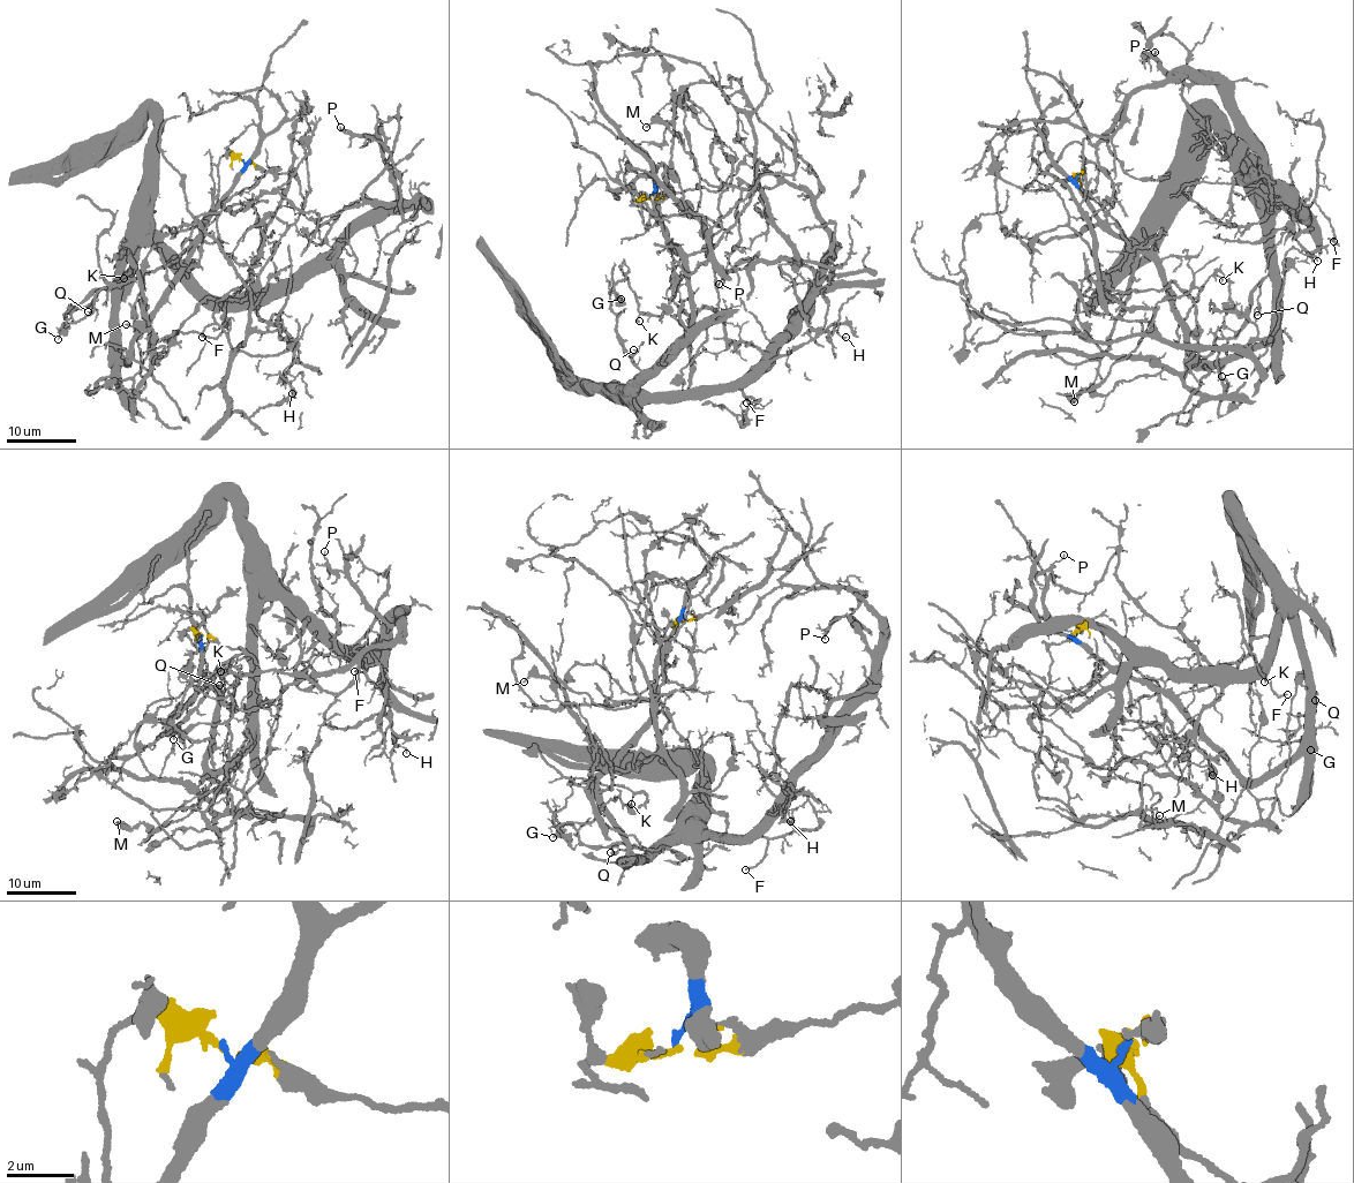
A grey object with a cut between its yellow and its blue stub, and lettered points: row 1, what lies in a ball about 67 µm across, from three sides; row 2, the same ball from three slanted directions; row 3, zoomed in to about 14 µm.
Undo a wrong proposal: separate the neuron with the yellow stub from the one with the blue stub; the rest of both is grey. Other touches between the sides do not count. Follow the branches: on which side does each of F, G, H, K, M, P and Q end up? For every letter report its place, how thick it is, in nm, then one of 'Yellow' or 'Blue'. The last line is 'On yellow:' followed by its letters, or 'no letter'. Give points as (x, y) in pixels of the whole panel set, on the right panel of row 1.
F: Place: (1333, 241). Thickness 180 nm. Blue
G: Place: (1221, 376). Thickness 200 nm. Yellow
H: Place: (1317, 261). Thickness 170 nm. Blue
K: Place: (1223, 280). Thickness 130 nm. Yellow
M: Place: (1074, 401). Thickness 190 nm. Yellow
P: Place: (1155, 52). Thickness 120 nm. Blue
Q: Place: (1257, 315). Thickness 140 nm. Blue
On yellow: G, K, M

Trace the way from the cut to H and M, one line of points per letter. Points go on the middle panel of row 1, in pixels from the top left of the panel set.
H: (649, 196), (679, 245), (691, 318), (633, 391), (668, 402), (709, 397), (825, 329), (847, 337)
M: (649, 197), (632, 202), (655, 212), (647, 227), (626, 164), (694, 210), (700, 181), (682, 137), (645, 127)

